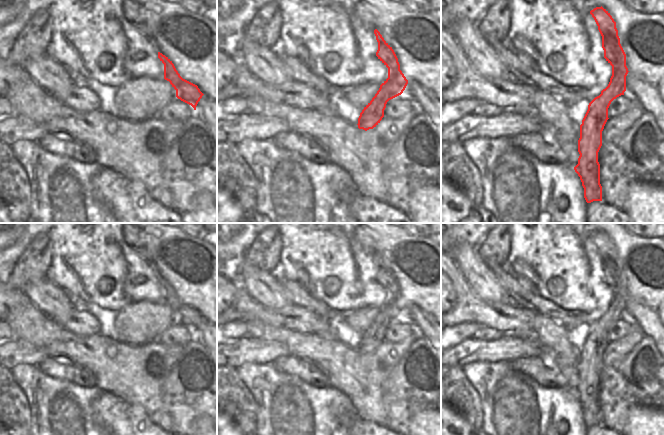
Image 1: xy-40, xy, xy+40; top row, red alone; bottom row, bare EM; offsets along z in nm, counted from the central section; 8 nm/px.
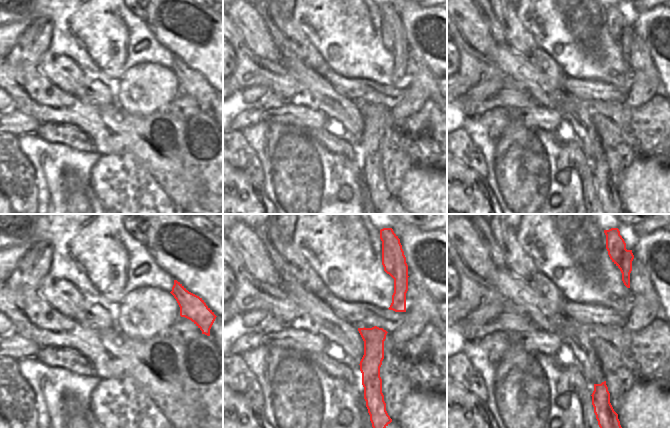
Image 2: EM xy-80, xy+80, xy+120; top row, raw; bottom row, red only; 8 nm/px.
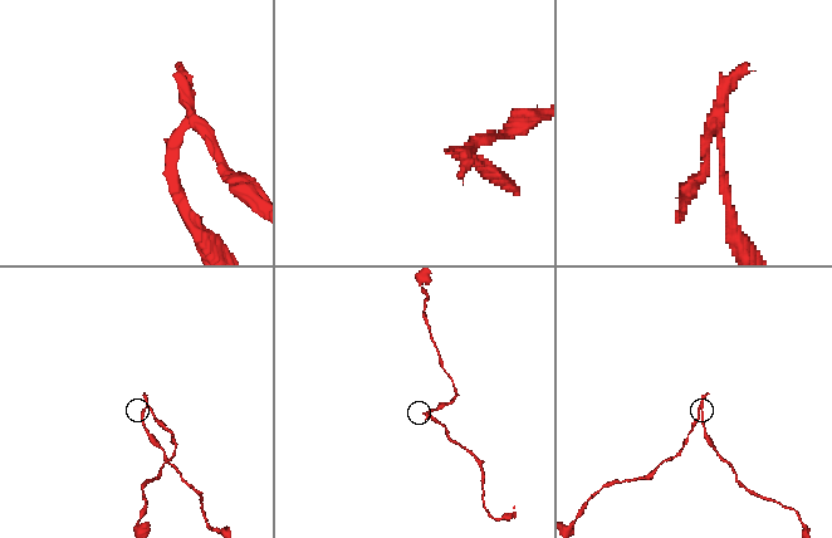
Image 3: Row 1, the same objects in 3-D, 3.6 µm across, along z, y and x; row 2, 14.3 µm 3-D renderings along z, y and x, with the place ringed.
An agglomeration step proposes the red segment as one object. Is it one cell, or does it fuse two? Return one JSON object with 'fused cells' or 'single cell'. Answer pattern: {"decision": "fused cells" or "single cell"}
{"decision": "fused cells"}

